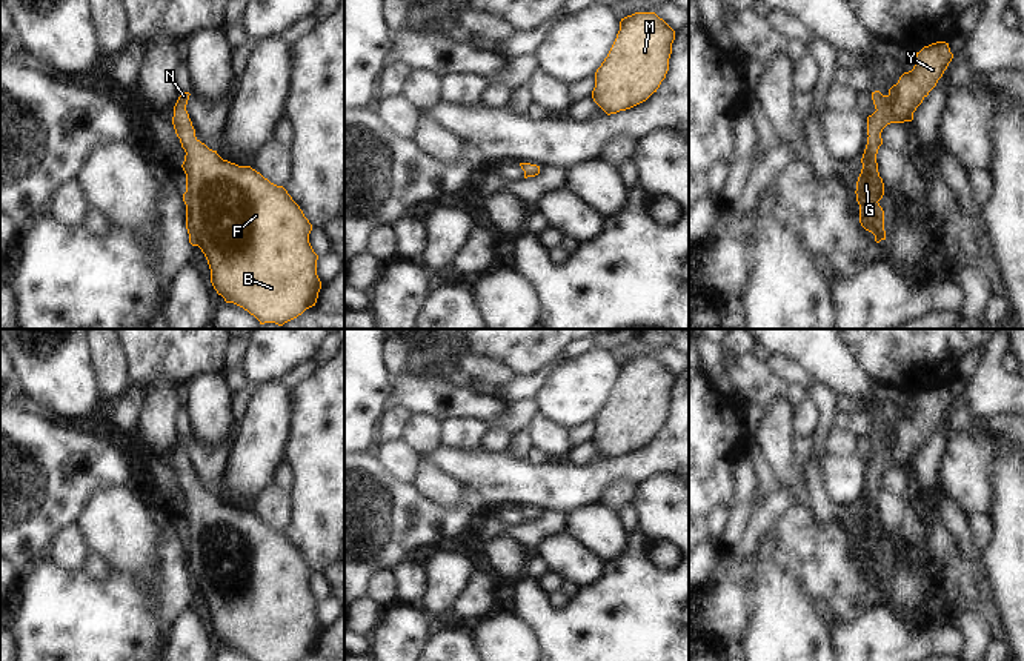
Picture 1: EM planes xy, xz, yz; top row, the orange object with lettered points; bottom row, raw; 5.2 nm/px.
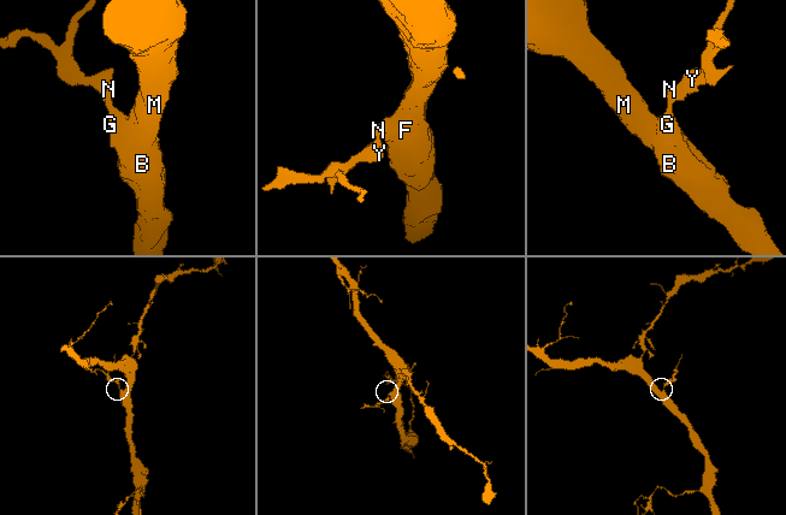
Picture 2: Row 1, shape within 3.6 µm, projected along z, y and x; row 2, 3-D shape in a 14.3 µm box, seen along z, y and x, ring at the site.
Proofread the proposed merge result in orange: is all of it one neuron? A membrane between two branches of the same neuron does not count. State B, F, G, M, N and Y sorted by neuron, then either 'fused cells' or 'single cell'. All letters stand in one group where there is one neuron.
B F G M N Y; single cell

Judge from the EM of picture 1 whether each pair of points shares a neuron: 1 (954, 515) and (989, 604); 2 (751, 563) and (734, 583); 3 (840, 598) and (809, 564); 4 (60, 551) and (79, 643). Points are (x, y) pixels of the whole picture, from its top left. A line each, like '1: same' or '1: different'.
1: same
2: same
3: same
4: different

